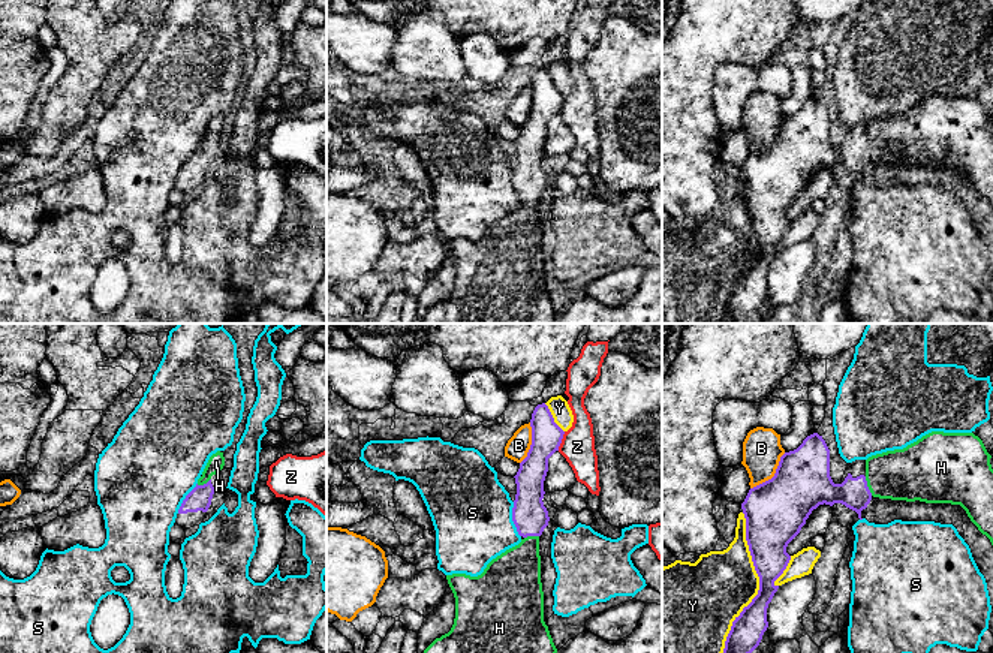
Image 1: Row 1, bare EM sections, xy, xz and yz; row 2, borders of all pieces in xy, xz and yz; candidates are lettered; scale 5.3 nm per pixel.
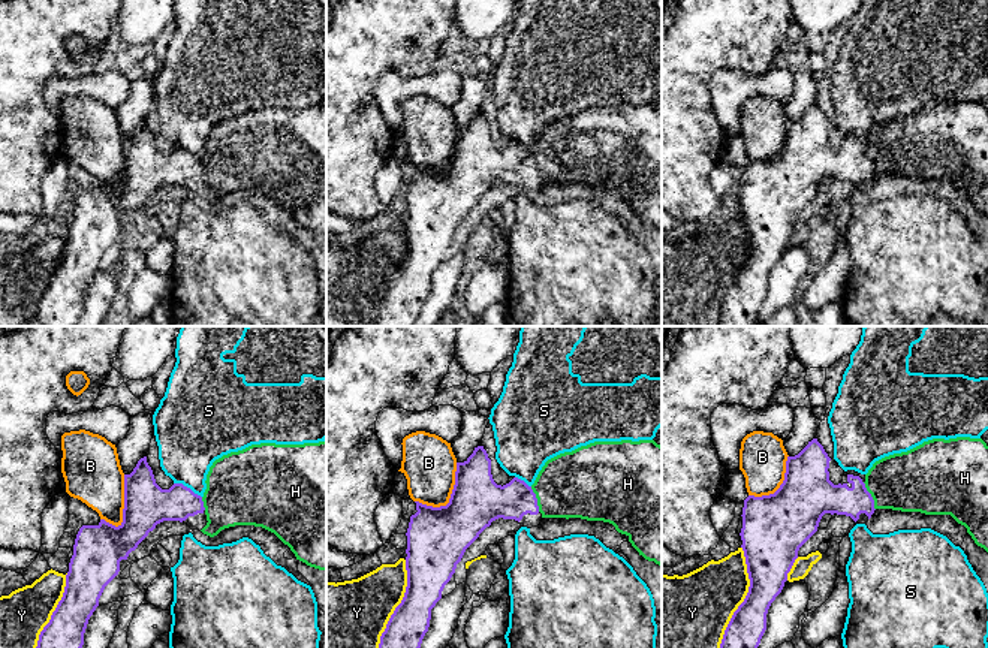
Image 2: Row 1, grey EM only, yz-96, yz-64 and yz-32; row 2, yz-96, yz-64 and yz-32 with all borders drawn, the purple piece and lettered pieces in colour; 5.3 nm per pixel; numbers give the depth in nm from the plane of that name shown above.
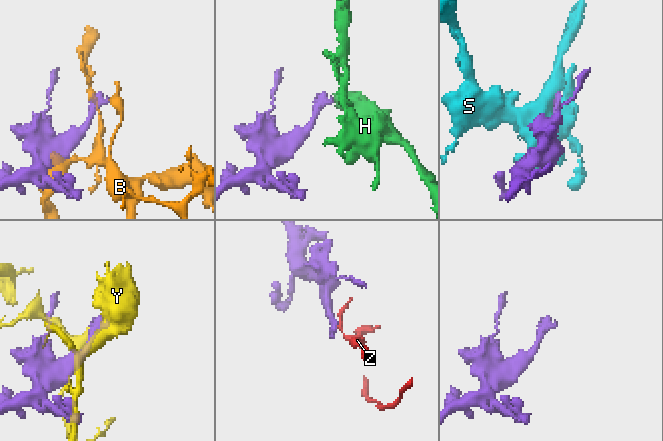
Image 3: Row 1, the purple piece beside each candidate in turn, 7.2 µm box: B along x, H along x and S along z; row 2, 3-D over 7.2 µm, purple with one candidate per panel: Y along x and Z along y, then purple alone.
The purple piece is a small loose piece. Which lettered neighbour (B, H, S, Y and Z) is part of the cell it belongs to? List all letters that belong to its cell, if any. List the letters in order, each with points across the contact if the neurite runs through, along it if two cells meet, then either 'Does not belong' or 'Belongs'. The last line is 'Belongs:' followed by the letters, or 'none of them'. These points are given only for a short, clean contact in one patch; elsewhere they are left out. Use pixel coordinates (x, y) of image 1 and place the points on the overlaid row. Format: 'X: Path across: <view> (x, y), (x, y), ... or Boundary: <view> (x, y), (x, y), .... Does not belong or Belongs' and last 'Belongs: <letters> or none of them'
B: Does not belong
H: Path across: yz (820, 489), (860, 490), (866, 486), (888, 475), (911, 474). Belongs
S: Does not belong
Y: Does not belong
Z: Boundary: xz (565, 432), (557, 450). Does not belong
Belongs: H

